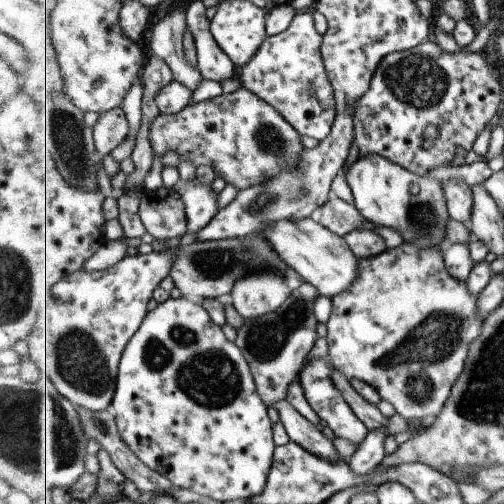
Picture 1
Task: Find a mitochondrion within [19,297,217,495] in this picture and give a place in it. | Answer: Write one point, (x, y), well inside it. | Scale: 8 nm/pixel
(81, 364)

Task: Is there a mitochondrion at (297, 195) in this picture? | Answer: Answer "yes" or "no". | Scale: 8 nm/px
yes

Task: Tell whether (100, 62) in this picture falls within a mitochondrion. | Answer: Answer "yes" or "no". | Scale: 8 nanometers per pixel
no

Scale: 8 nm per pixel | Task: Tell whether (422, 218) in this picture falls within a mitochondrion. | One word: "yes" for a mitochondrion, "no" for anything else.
yes

